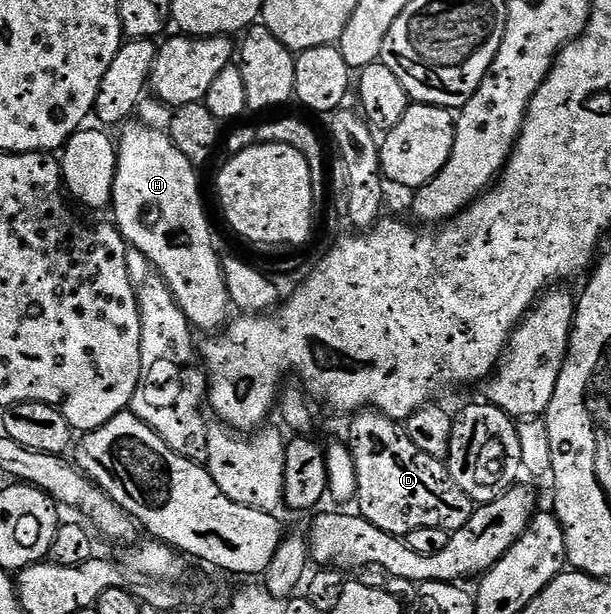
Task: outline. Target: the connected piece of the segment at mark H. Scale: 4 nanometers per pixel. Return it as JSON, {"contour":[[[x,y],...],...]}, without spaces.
{"contour":[[[126,124],[121,127],[120,133],[122,139],[119,137],[116,142],[118,167],[112,199],[114,225],[127,243],[139,250],[157,271],[180,304],[191,327],[198,329],[199,326],[202,330],[210,330],[206,332],[225,327],[231,317],[232,307],[222,275],[222,258],[214,251],[214,234],[210,231],[210,222],[206,219],[205,208],[202,207],[202,190],[198,187],[199,171],[184,156],[184,152],[174,146],[167,131],[153,130],[145,124]]]}

